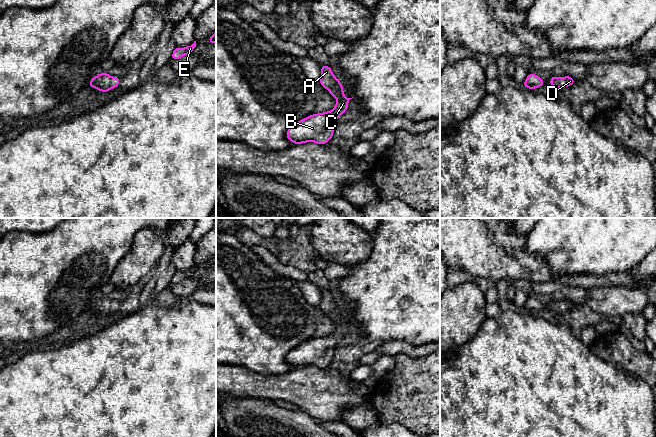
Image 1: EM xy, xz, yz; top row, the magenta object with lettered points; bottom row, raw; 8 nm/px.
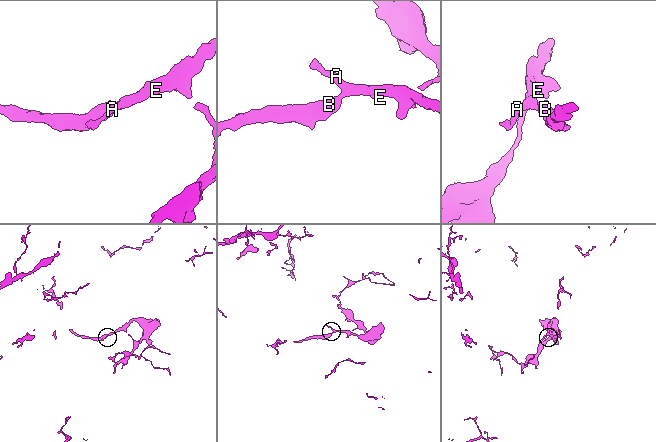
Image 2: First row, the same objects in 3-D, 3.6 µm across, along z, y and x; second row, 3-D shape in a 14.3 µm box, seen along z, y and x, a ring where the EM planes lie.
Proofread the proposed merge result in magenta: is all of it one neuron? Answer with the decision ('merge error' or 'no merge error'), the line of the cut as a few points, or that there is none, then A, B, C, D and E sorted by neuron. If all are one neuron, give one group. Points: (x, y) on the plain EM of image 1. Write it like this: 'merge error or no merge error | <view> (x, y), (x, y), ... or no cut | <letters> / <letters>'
no merge error | no cut | A B C D E

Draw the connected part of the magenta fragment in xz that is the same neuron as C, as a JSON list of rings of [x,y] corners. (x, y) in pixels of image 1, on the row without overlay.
[[[320,289],[320,292],[322,298],[319,307],[337,322],[335,332],[324,337],[311,338],[289,351],[286,362],[294,369],[307,366],[320,369],[328,367],[333,361],[337,342],[347,335],[349,324],[352,323],[343,319],[344,311],[335,302],[331,290]]]

